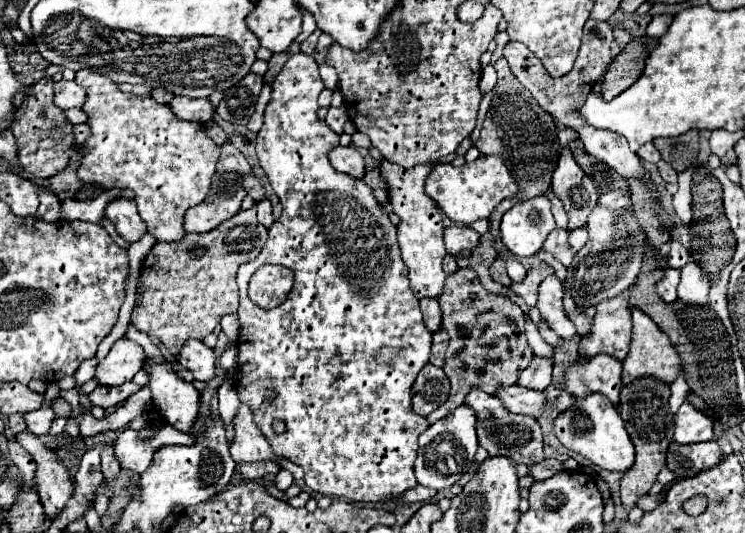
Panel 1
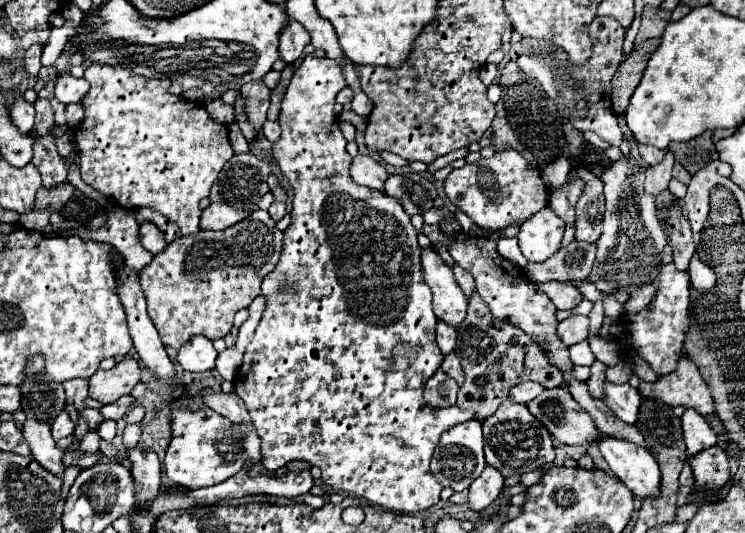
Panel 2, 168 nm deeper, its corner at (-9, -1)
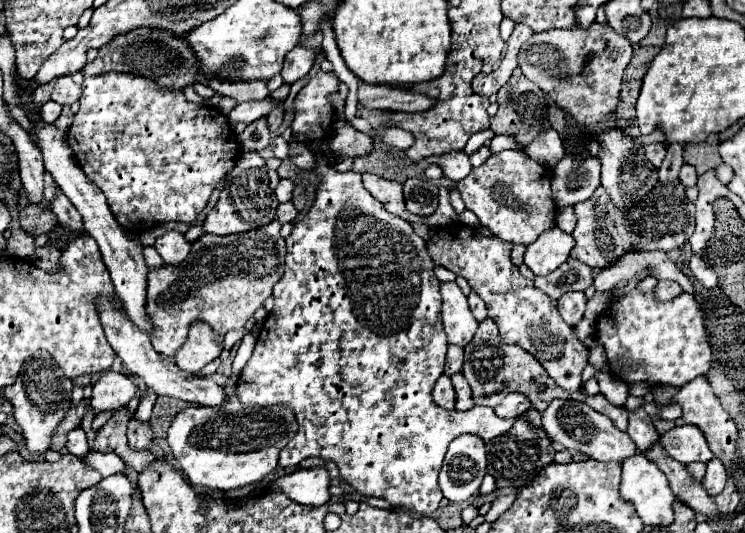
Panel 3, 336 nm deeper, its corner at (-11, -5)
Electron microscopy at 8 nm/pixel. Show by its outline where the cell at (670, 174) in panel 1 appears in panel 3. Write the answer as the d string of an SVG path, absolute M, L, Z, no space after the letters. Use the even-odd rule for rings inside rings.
M684 164L682 170L680 170L680 182L684 186L696 186L696 178L698 178L696 168L692 164Z

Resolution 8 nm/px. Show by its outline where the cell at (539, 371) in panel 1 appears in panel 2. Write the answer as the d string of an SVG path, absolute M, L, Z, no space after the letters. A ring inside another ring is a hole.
M528 380L528 382L524 382L524 384L514 386L514 388L510 390L510 398L512 398L514 402L526 404L526 402L530 402L532 398L536 398L540 392L544 392L544 386L538 384L538 382L534 382L534 380Z

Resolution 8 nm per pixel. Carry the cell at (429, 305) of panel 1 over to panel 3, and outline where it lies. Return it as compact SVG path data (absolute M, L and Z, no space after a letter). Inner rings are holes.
M450 346L448 348L448 356L446 356L444 374L452 376L452 374L458 374L458 372L462 372L462 348Z

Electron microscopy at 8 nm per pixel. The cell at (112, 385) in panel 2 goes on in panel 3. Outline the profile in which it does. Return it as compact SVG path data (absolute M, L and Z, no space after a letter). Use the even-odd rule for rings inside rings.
M108 370L94 384L90 406L96 412L116 410L116 408L126 406L134 398L134 392L136 392L136 386L130 380L130 376Z

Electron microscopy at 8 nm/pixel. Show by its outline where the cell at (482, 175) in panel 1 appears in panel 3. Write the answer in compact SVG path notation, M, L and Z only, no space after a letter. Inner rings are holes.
M502 150L492 154L482 166L472 168L472 172L458 182L458 192L468 210L472 210L480 224L488 228L496 238L512 242L512 244L532 244L542 232L556 226L556 204L550 192L550 170L536 160L532 160L524 150Z

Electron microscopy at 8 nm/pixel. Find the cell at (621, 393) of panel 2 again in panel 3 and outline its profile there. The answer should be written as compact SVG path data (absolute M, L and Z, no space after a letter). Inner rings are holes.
M638 408L636 412L630 412L630 424L628 424L628 436L636 442L640 454L648 452L654 444L660 442L660 434L656 432L652 418L646 414L644 408Z

